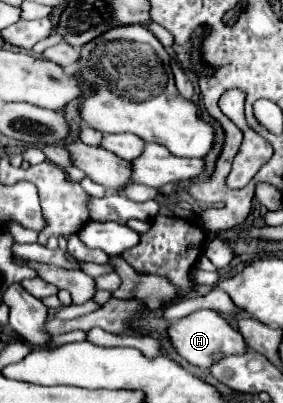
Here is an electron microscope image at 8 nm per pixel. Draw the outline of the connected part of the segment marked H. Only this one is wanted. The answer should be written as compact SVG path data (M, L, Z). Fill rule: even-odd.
M198 310L192 312L186 318L180 318L178 322L170 324L168 336L176 352L186 358L190 364L200 366L200 368L210 368L218 358L230 356L230 354L242 354L246 350L244 338L240 336L238 330L234 330L218 312L214 310Z

